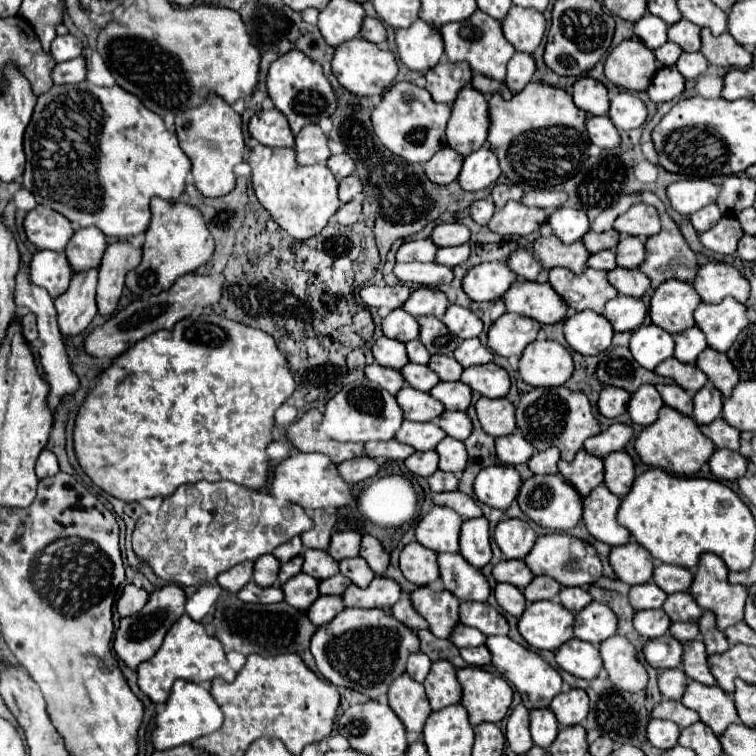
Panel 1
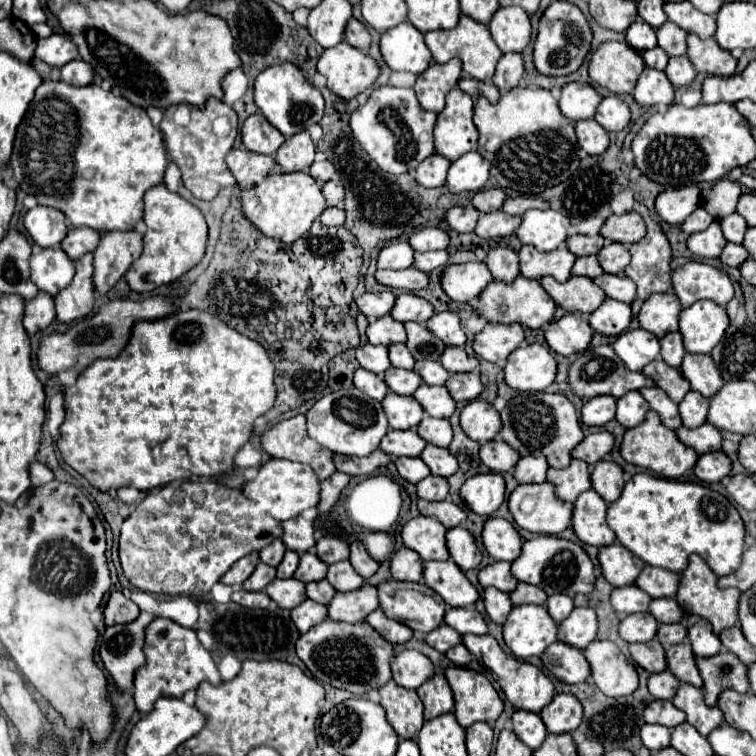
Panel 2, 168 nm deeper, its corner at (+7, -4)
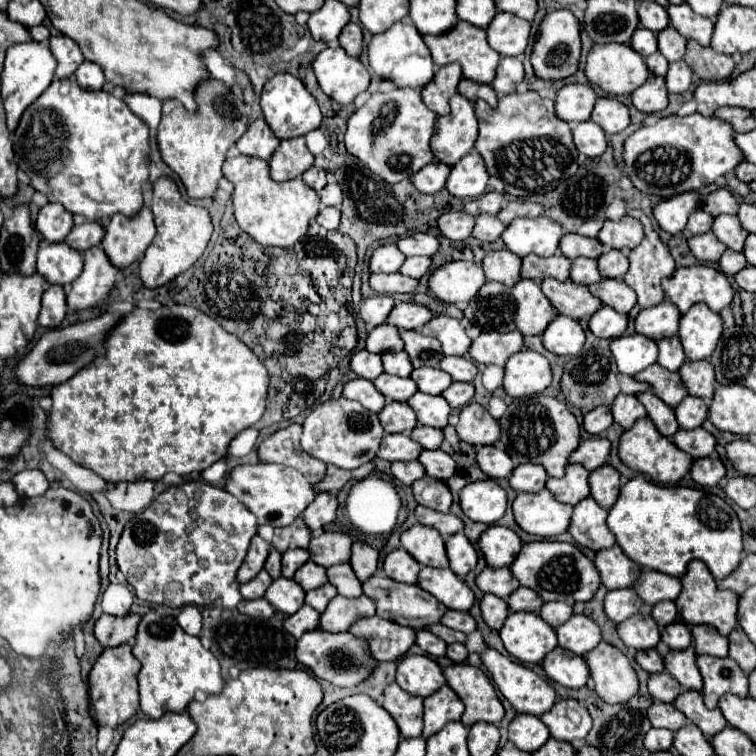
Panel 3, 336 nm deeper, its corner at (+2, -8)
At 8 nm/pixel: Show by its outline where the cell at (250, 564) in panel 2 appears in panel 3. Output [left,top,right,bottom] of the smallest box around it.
[237,535,269,583]

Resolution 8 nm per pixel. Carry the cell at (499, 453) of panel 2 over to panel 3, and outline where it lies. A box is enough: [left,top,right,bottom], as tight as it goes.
[477,445,513,479]

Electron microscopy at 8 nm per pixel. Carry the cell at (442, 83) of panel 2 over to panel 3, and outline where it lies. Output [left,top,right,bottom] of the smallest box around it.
[421,63,463,115]

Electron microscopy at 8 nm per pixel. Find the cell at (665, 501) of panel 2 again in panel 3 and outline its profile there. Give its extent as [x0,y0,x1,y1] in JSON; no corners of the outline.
[607,475,745,579]

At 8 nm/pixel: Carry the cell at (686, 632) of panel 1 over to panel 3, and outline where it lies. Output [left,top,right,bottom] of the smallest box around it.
[661,621,691,649]

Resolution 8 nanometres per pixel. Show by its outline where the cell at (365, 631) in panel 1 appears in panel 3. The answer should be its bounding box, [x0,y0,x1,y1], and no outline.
[297,629,377,687]

